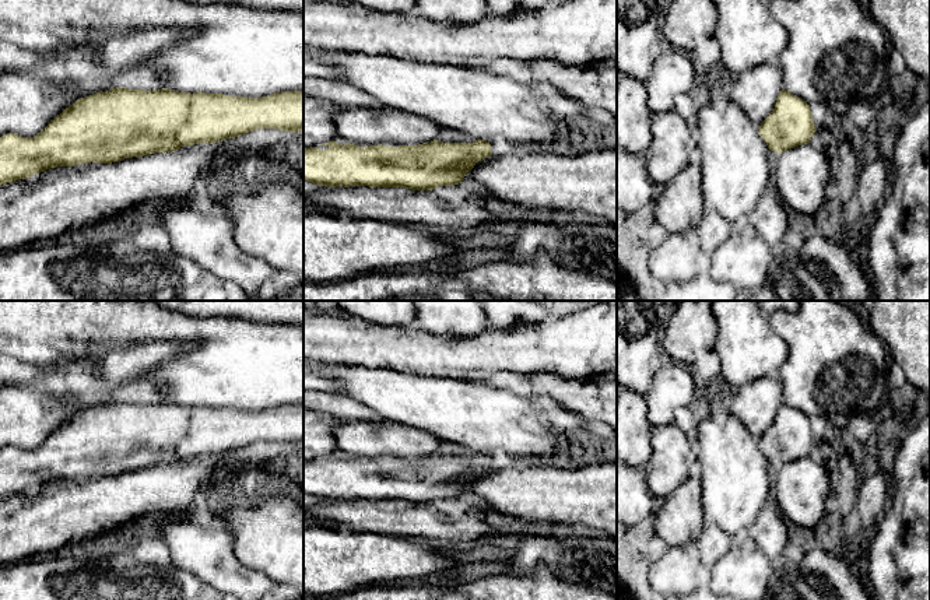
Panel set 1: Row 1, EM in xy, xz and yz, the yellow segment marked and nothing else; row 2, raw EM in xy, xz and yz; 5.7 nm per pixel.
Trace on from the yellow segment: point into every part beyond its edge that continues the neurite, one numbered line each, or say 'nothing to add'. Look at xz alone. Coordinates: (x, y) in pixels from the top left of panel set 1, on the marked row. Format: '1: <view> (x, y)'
nothing to add

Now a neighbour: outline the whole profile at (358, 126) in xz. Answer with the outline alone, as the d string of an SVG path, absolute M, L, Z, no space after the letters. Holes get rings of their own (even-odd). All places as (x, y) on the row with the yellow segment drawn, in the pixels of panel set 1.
M394 108L344 109L334 116L337 134L351 144L418 145L436 140L442 127L422 116Z

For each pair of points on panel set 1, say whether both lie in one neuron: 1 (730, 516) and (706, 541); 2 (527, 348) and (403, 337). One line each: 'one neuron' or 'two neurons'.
1: two neurons
2: one neuron

